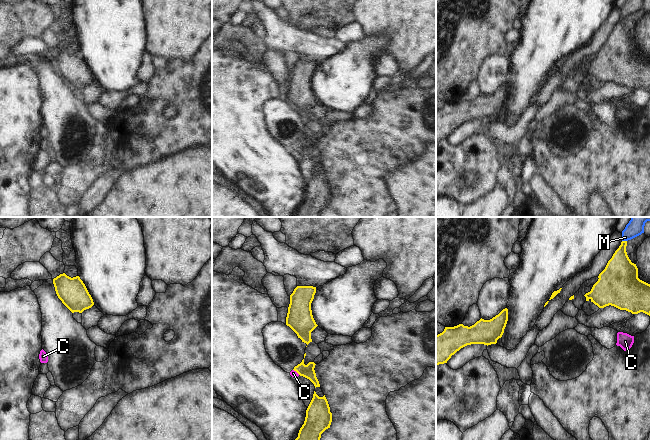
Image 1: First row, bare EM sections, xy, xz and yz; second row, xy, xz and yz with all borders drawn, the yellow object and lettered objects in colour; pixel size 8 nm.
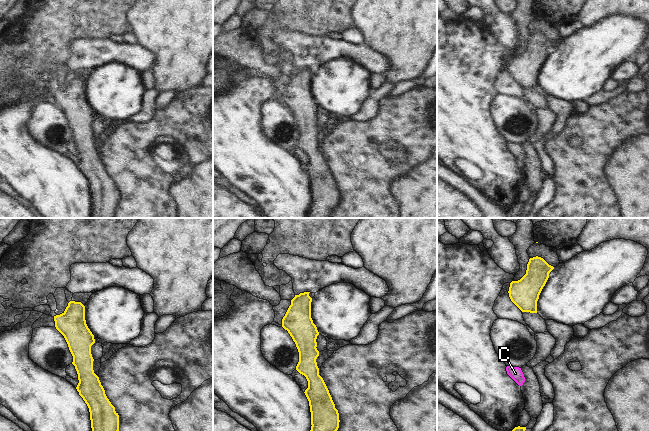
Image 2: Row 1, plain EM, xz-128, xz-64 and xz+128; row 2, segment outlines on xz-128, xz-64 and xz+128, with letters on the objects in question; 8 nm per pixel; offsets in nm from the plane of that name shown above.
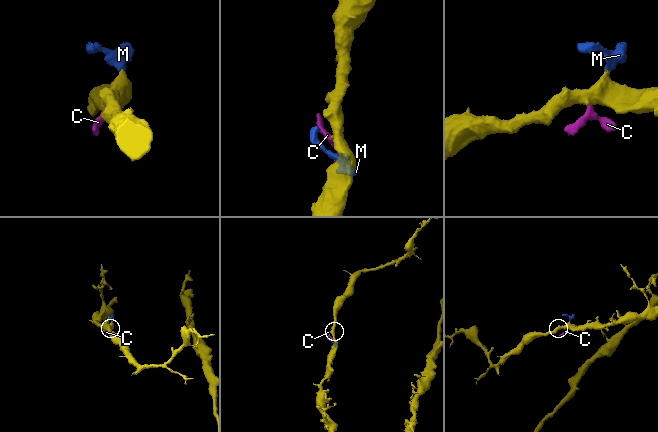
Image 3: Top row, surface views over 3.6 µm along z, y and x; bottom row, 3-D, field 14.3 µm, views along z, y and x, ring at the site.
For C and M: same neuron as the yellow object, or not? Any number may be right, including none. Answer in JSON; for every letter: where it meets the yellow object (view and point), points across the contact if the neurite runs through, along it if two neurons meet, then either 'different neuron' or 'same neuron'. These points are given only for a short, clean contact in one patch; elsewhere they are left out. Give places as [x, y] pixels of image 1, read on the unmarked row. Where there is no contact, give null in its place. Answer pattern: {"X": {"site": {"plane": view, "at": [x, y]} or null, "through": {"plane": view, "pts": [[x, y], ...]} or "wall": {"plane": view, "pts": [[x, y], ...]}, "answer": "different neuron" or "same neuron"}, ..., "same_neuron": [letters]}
{"C": {"site": {"plane": "xz", "at": [296, 147]}, "through": {"plane": "xz", "pts": [[307, 147], [296, 147], [293, 149]]}, "answer": "same neuron"}, "M": {"site": {"plane": "yz", "at": [624, 17]}, "through": {"plane": "yz", "pts": [[620, 47], [620, 29], [624, 17], [631, 7]]}, "answer": "same neuron"}, "same_neuron": ["C", "M"]}

